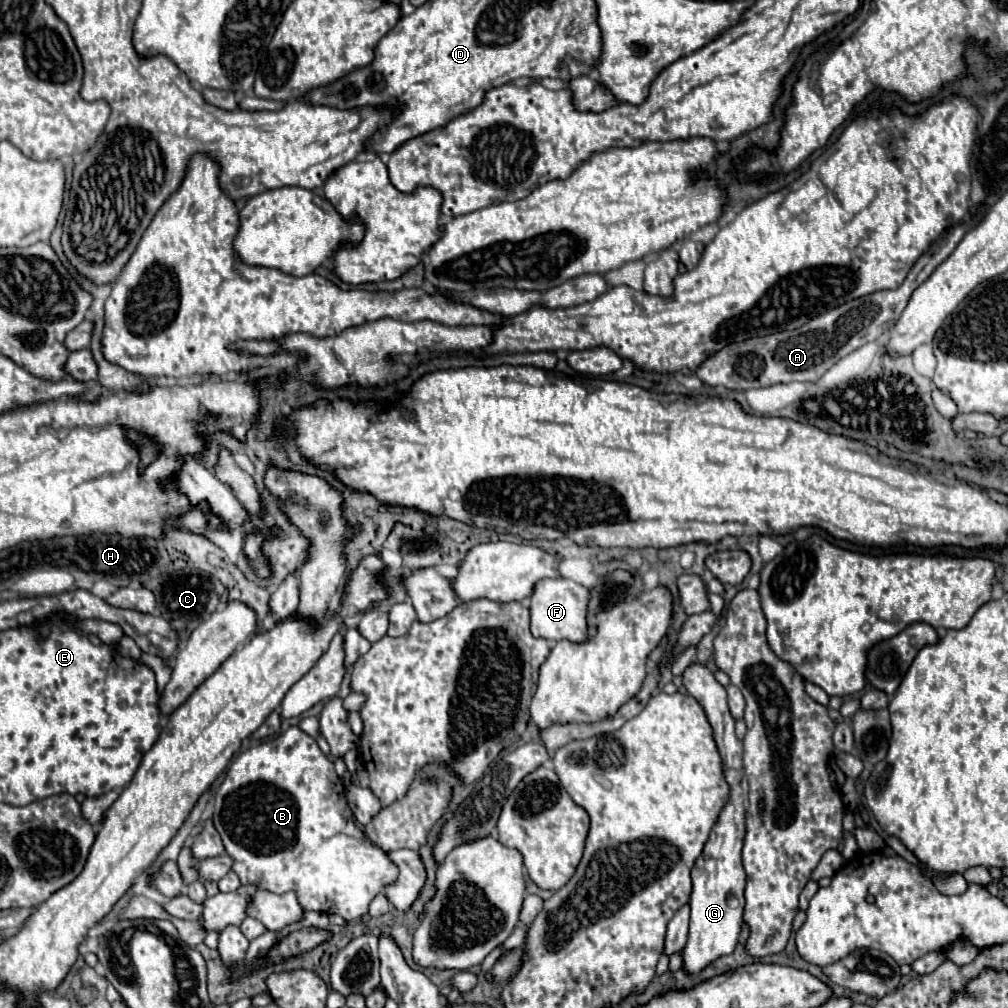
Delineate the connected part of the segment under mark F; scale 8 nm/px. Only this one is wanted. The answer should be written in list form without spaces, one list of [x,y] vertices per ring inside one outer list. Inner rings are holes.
[[[545,578],[533,586],[531,592],[531,634],[545,640],[573,640],[581,642],[593,628],[585,620],[585,600],[589,600],[589,590],[567,578]]]

